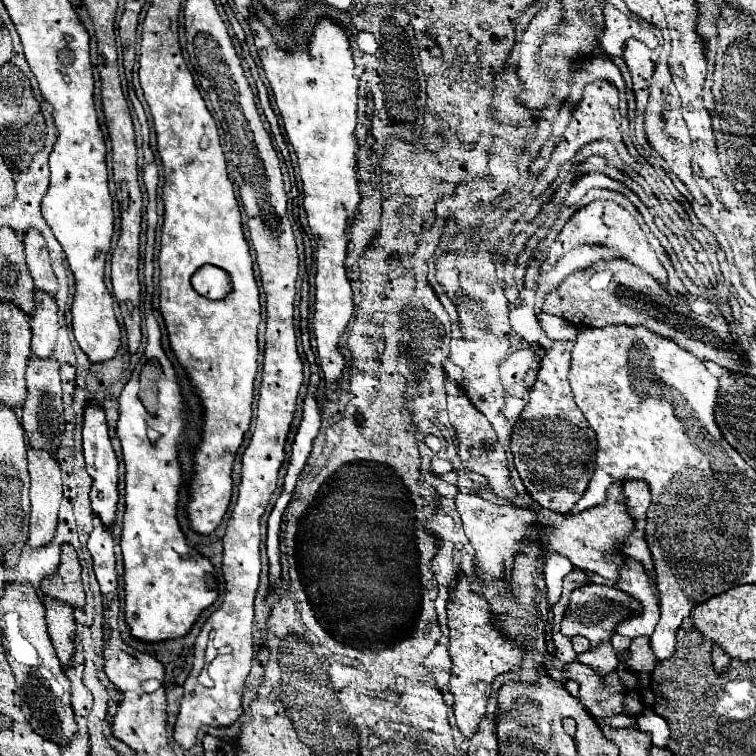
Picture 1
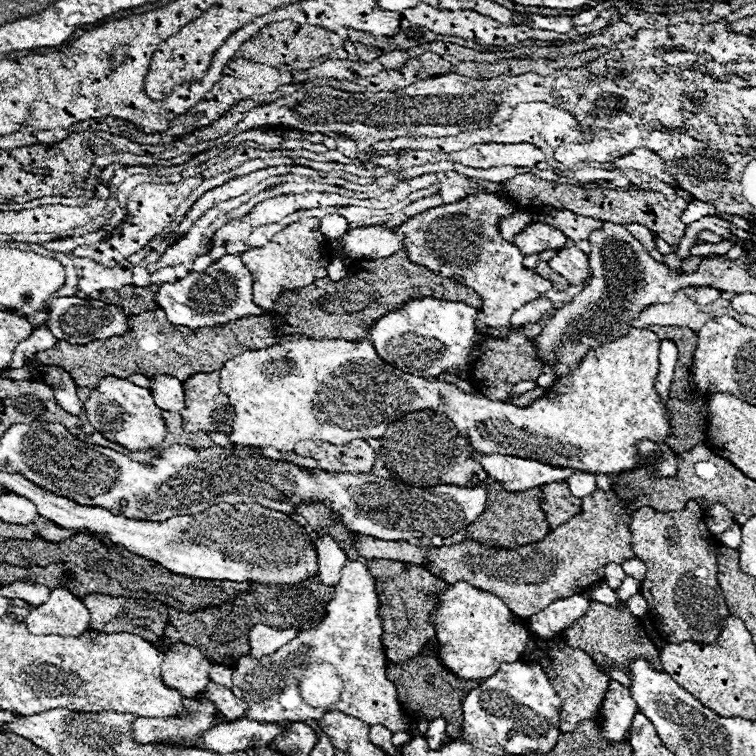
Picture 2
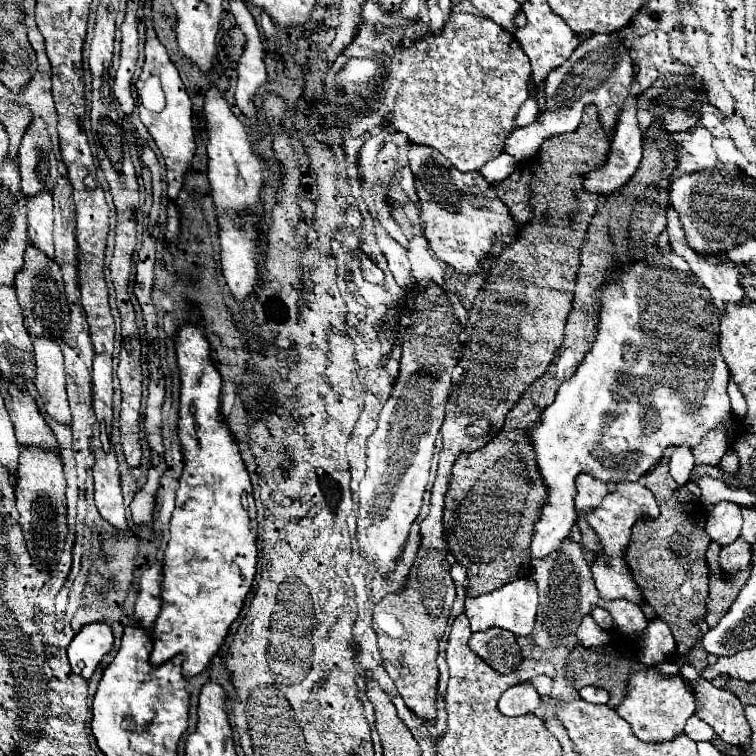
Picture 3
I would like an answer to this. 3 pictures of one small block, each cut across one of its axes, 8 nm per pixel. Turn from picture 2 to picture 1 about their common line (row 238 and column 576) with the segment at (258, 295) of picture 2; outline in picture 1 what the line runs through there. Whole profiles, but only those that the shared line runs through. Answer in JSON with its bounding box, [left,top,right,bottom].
[542,258,746,374]

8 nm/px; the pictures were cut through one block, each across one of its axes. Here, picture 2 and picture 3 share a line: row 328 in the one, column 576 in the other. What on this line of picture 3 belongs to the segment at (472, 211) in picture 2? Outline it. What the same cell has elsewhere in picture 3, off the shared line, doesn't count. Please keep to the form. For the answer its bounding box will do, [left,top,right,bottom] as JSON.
[574,474,608,512]

